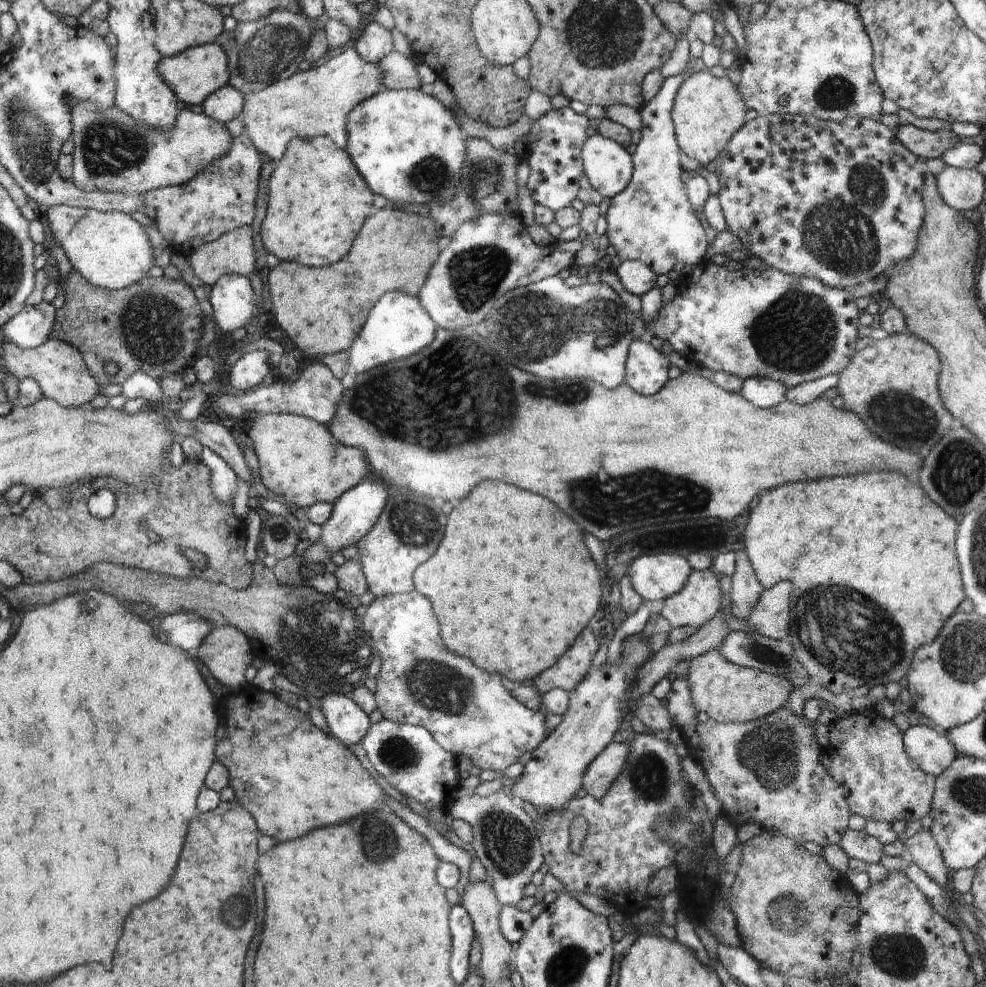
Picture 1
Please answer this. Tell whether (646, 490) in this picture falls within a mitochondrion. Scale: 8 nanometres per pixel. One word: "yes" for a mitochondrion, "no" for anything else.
yes

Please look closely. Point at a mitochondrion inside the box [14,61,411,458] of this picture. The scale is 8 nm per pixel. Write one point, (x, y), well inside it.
(152, 327)

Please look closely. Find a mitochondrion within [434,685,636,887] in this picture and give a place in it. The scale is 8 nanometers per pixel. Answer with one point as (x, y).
(508, 844)

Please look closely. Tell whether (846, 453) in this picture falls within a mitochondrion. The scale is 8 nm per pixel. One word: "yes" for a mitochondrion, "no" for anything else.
no

